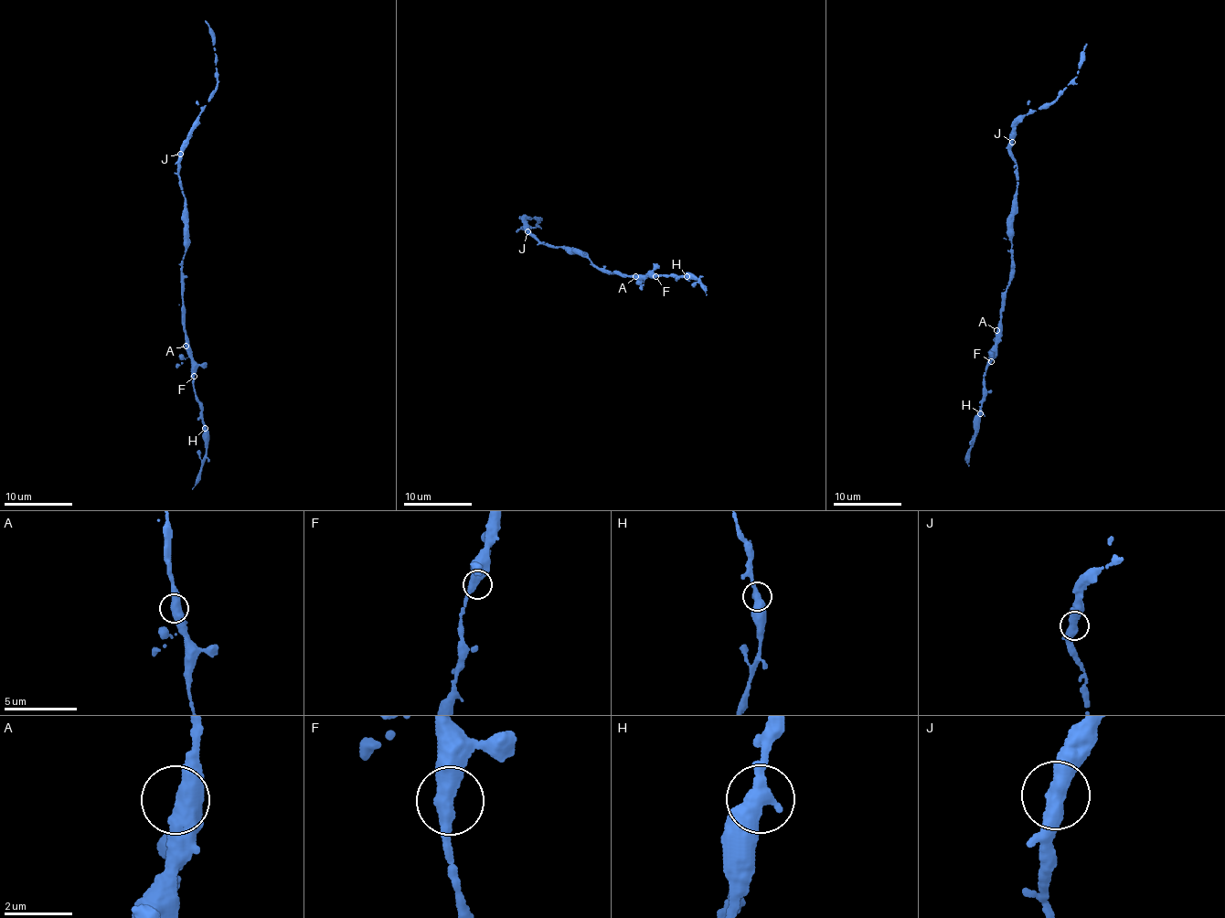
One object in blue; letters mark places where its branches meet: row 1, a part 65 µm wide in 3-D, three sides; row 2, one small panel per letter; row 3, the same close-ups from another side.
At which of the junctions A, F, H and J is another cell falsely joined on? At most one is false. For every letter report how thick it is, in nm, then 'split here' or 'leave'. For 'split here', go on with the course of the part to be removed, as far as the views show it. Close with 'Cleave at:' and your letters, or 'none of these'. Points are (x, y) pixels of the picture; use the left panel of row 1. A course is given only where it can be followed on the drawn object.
A: calibre 460 nm; leave
F: calibre 440 nm; leave
H: calibre 420 nm; leave
J: calibre 440 nm; leave
Cleave at: none of these

